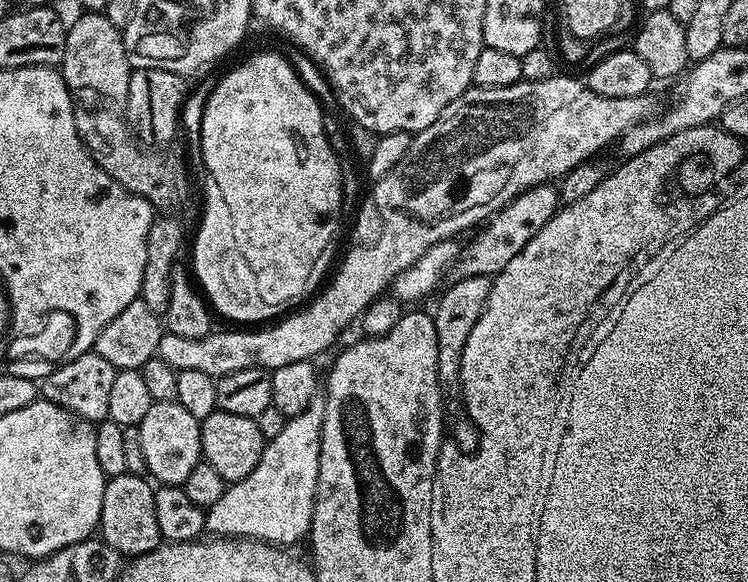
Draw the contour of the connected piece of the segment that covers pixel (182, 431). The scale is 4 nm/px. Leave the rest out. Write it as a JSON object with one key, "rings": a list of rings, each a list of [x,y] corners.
{"rings":[[[175,402],[152,403],[150,410],[146,410],[146,418],[138,426],[142,454],[146,454],[147,475],[160,484],[179,484],[190,475],[190,470],[201,463],[200,455],[200,421],[182,410],[182,406]]]}

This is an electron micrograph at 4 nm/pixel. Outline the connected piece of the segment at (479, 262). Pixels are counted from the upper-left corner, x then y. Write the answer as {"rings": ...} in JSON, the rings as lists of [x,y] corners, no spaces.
{"rings":[[[551,183],[527,188],[522,194],[515,196],[505,208],[495,213],[475,233],[477,236],[465,248],[462,248],[454,261],[455,275],[457,277],[487,276],[489,278],[499,276],[506,262],[510,262],[510,258],[517,256],[522,246],[526,246],[526,242],[530,242],[530,238],[534,238],[534,234],[538,234],[538,230],[542,230],[542,226],[546,226],[550,218],[554,218],[561,204],[560,193]]]}

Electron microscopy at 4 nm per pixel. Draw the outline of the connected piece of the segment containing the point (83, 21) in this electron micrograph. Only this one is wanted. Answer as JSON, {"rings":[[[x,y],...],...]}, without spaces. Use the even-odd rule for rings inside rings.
{"rings":[[[81,11],[76,21],[68,24],[66,54],[58,65],[58,71],[68,83],[68,90],[84,99],[83,103],[93,110],[116,110],[127,105],[130,78],[134,71],[126,58],[124,33],[114,26],[103,12]]]}

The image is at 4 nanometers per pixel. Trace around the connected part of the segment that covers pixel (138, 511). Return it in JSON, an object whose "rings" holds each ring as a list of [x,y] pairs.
{"rings":[[[123,472],[120,476],[111,477],[105,483],[102,494],[99,539],[124,558],[135,558],[159,548],[162,537],[158,530],[158,517],[154,514],[155,493],[156,488],[144,476],[132,476],[129,472]]]}

